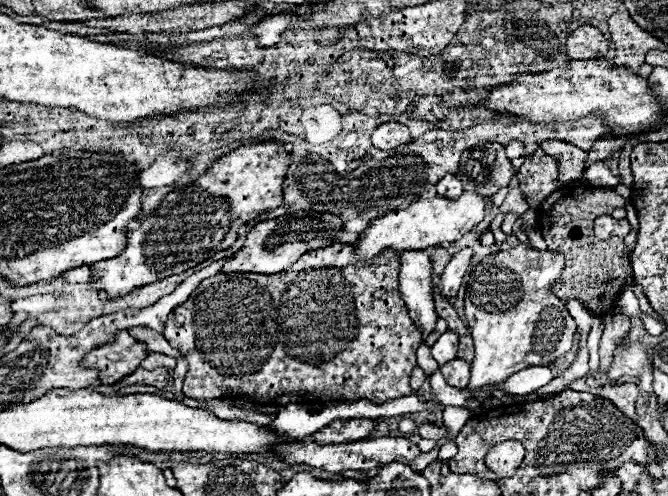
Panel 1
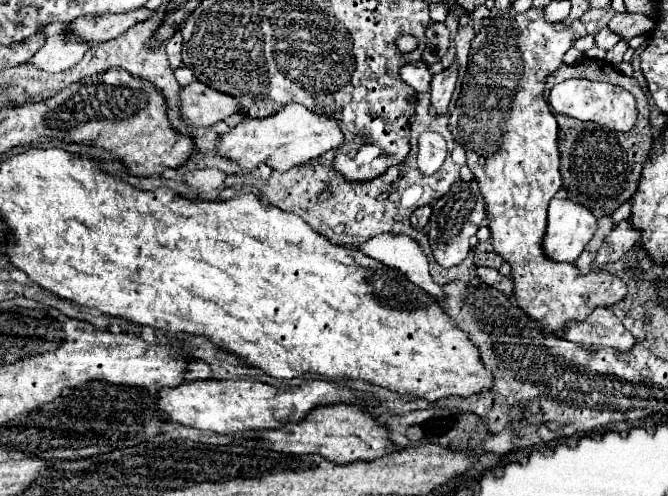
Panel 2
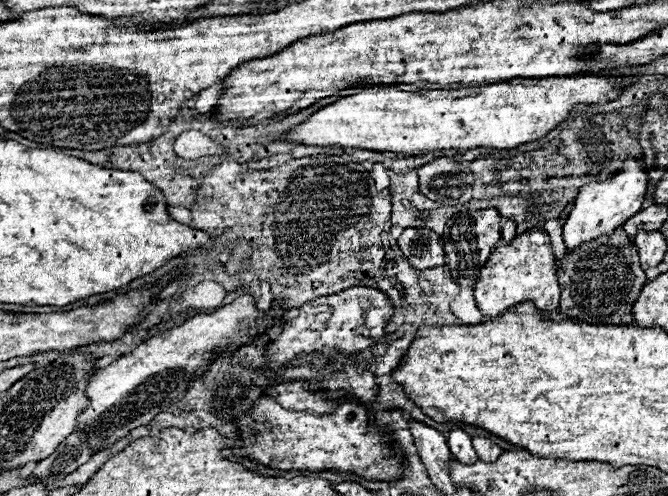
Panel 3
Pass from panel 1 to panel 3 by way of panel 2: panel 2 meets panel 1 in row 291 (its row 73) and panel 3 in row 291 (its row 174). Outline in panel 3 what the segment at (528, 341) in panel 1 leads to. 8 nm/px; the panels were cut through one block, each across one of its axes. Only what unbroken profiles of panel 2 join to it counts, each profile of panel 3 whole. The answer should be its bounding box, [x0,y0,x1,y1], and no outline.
[474,230,560,318]

